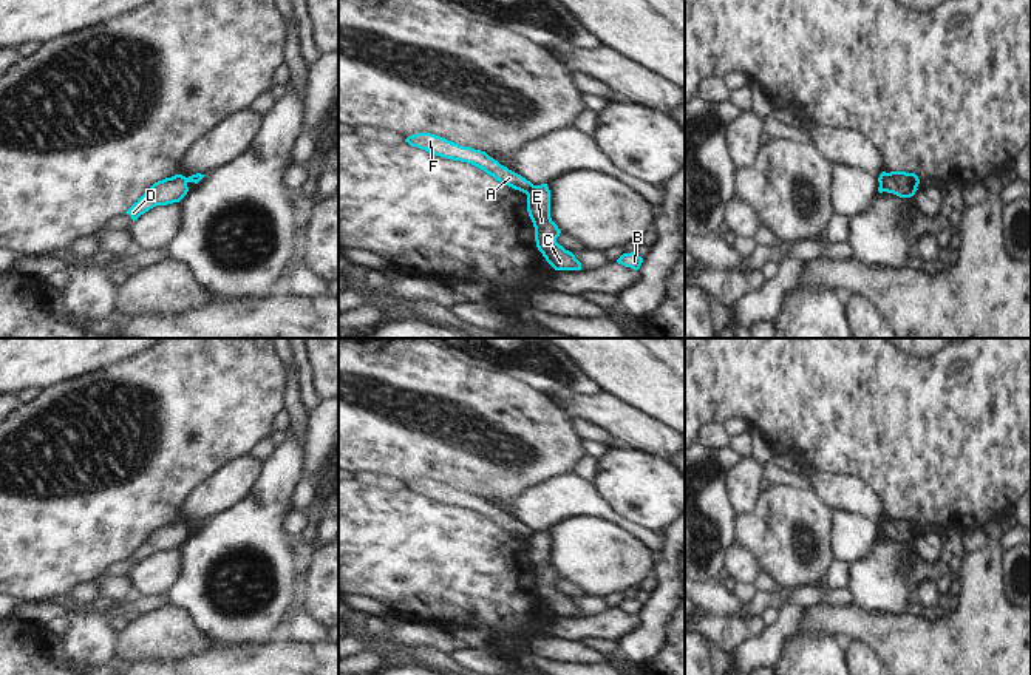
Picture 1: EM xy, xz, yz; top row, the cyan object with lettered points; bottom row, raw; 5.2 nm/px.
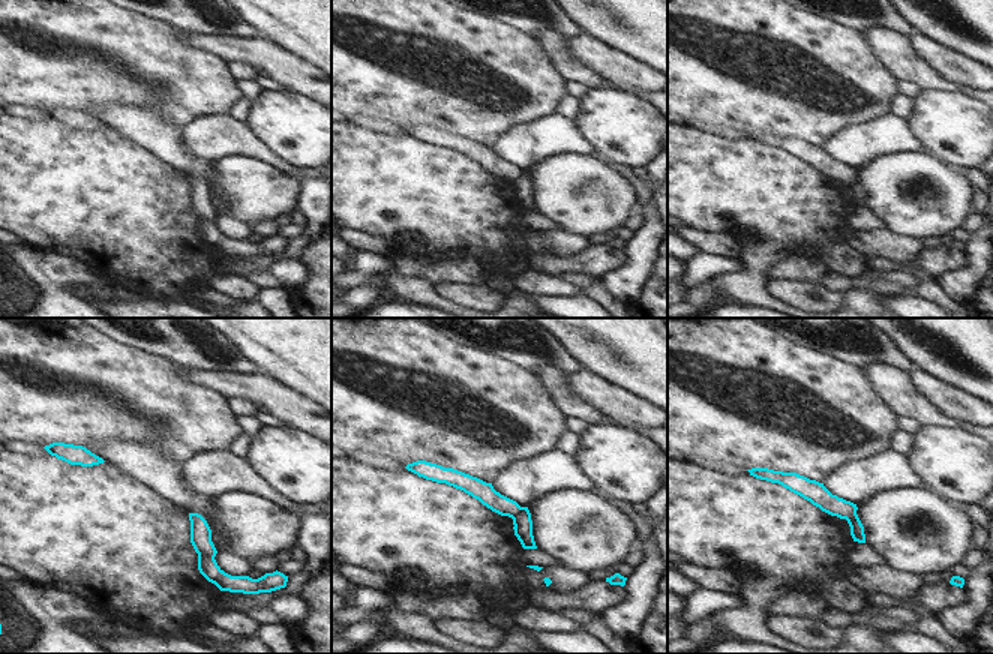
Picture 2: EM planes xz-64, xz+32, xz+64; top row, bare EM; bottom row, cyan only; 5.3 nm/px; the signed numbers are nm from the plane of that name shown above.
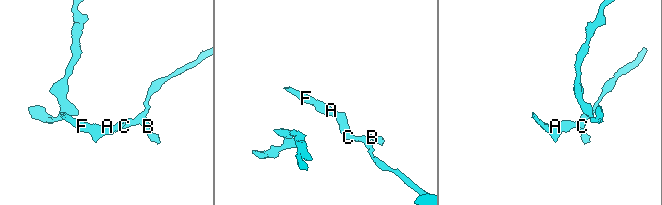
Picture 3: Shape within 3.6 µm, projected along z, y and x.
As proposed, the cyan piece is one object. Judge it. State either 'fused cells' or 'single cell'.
fused cells

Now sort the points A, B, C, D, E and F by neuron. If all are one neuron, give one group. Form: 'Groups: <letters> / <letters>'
Groups: A D F / B C E

